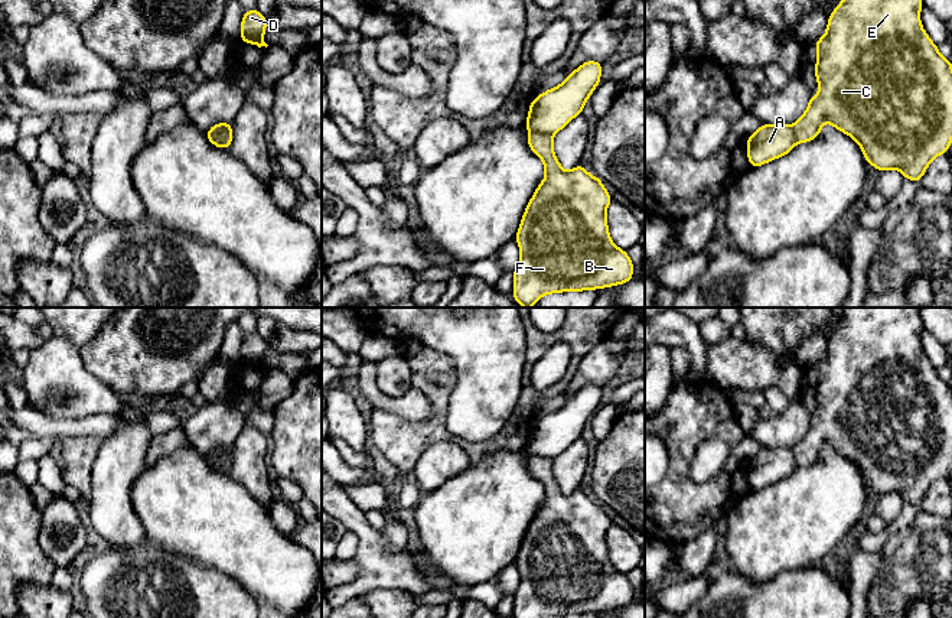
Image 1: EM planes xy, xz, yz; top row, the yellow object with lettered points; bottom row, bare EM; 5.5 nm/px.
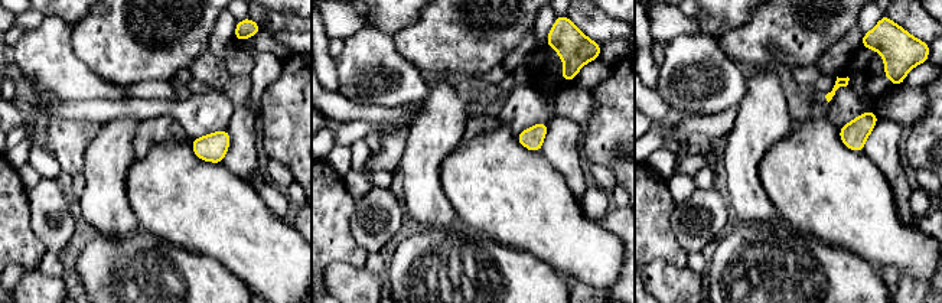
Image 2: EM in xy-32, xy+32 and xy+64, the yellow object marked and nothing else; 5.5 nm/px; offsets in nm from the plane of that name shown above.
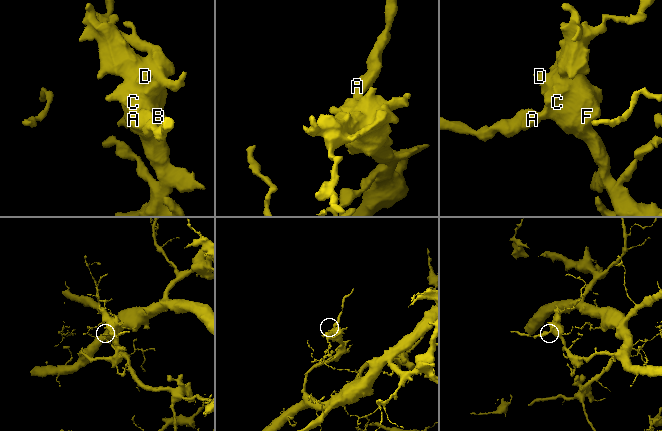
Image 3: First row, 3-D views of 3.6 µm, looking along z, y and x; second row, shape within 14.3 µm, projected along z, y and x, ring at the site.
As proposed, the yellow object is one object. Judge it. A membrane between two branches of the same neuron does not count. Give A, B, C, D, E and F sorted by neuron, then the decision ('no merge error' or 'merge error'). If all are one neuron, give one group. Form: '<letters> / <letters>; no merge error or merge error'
A / B C D E F; merge error

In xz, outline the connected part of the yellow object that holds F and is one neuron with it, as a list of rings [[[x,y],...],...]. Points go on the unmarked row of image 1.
[[[528,458],[529,472],[544,485],[545,501],[528,526],[515,560],[521,582],[514,593],[512,618],[597,614],[630,605],[633,586],[626,573],[617,572],[609,559],[606,534],[612,526],[610,517],[581,487],[570,495],[564,494],[552,465],[550,458]]]

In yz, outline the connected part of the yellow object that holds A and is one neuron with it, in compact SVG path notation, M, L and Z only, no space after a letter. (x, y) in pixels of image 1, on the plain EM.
M762 448L747 461L747 482L752 491L788 478L798 464L790 449Z

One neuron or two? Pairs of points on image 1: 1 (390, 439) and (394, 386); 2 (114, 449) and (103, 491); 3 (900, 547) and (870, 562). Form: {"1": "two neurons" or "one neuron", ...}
{"1": "two neurons", "2": "one neuron", "3": "two neurons"}

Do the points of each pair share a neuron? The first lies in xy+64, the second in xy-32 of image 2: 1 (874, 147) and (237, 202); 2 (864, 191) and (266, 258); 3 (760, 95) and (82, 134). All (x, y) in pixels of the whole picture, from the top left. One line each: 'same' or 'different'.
1: different
2: same
3: different

